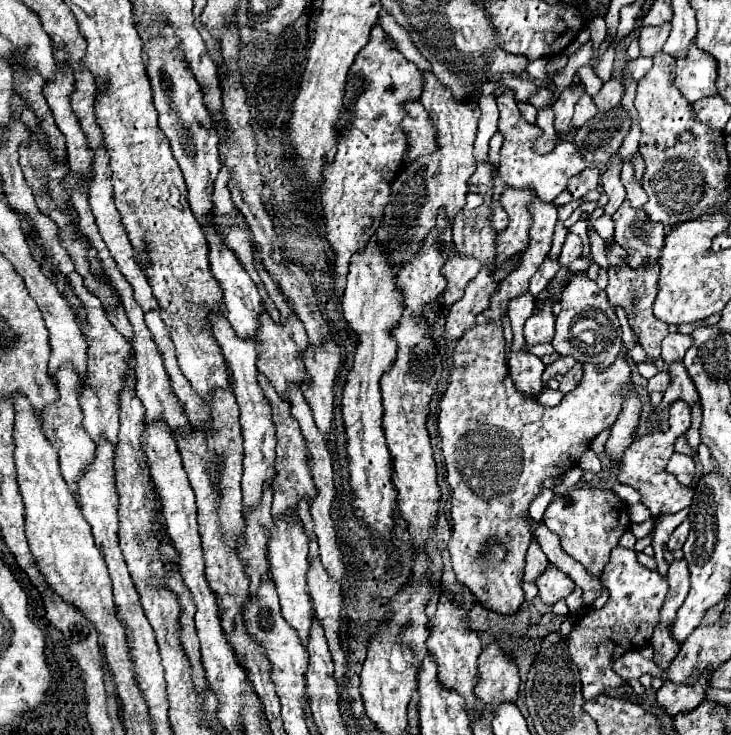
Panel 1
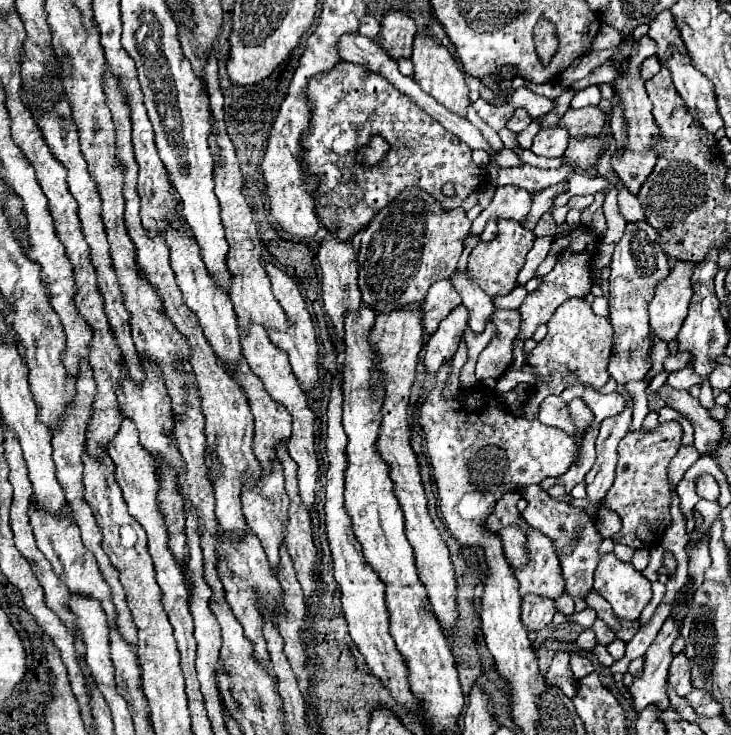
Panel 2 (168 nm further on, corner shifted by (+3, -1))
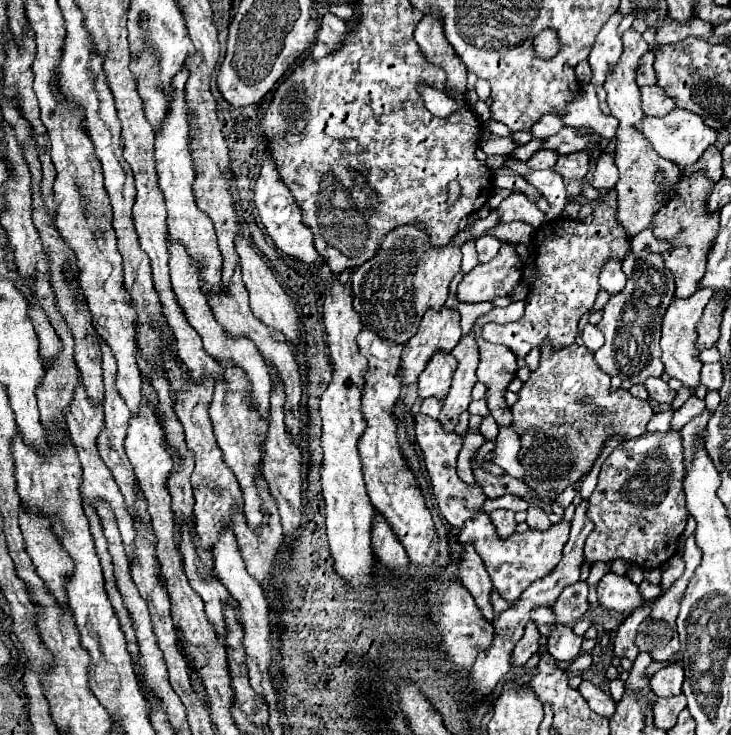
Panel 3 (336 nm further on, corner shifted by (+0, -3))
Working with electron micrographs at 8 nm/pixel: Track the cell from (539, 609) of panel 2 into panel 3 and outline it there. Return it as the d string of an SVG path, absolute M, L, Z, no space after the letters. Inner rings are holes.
M529 622L525 628L525 634L521 636L521 640L515 644L511 652L511 666L525 666L527 660L537 652L537 642L539 642L537 626Z

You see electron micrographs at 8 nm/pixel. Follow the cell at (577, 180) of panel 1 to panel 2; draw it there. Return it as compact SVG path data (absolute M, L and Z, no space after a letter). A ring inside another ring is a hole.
M566 180L556 184L556 186L552 186L552 188L548 188L548 190L542 190L542 194L534 194L532 196L532 210L528 214L528 220L522 226L532 230L536 226L536 222L540 220L540 216L554 208L554 198L558 194L562 194L562 192L568 192L568 182Z

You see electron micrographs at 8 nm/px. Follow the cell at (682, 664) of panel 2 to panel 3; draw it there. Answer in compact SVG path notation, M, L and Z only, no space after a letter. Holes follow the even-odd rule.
M671 664L667 668L661 668L651 676L651 688L657 696L669 698L669 696L679 696L681 694L681 684L683 684L683 666L681 664Z

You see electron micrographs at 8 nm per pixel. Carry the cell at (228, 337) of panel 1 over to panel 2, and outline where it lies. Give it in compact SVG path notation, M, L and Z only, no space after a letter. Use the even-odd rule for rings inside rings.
M180 224L180 228L168 230L166 240L168 240L166 244L170 246L172 270L176 274L178 286L184 294L184 304L200 318L200 326L204 330L204 336L212 344L214 354L218 356L220 362L224 362L224 366L228 366L228 362L242 360L242 344L240 344L236 312L232 310L232 302L230 302L228 294L224 294L224 290L220 290L220 288L216 288L216 284L212 284L212 278L206 272L206 266L200 256L200 248L198 248L190 228L186 224Z

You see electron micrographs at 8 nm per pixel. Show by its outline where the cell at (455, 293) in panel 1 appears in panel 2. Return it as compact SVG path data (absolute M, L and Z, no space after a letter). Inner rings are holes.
M450 278L434 282L424 300L424 330L428 334L436 332L440 320L444 320L460 302L460 294L456 292Z

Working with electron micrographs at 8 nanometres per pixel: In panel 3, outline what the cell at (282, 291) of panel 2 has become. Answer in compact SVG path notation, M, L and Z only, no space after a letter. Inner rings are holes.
M245 236L235 238L235 250L237 250L239 262L243 266L243 282L249 290L249 302L251 302L253 314L267 326L281 330L287 336L287 340L291 340L293 344L299 344L299 326L297 326L299 316L295 312L295 304L293 304L291 296L283 290L283 286L277 282L277 276L271 272L271 268L265 264L265 260L257 254L257 250L249 244L249 240Z

